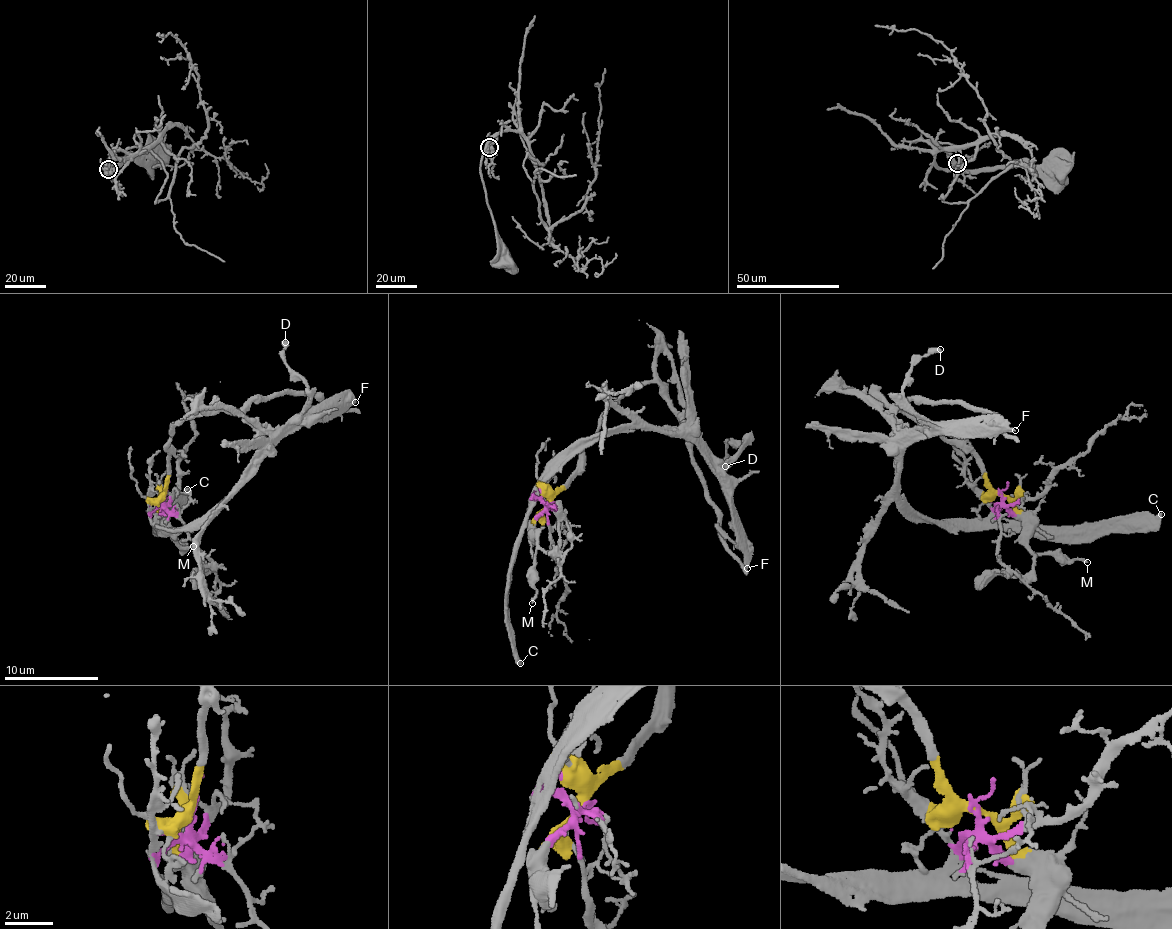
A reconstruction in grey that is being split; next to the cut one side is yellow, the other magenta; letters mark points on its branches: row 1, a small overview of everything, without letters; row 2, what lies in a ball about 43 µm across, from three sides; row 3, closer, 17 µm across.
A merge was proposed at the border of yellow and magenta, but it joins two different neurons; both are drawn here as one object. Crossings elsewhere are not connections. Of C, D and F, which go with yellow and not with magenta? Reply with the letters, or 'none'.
none

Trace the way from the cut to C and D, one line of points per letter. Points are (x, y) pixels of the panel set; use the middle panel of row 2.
C: (550, 504), (545, 505), (533, 499), (529, 504), (511, 563), (507, 626), (513, 653), (521, 664)
D: (550, 504), (533, 492), (558, 459), (640, 426), (669, 425), (721, 463), (743, 442), (730, 439), (724, 467)

